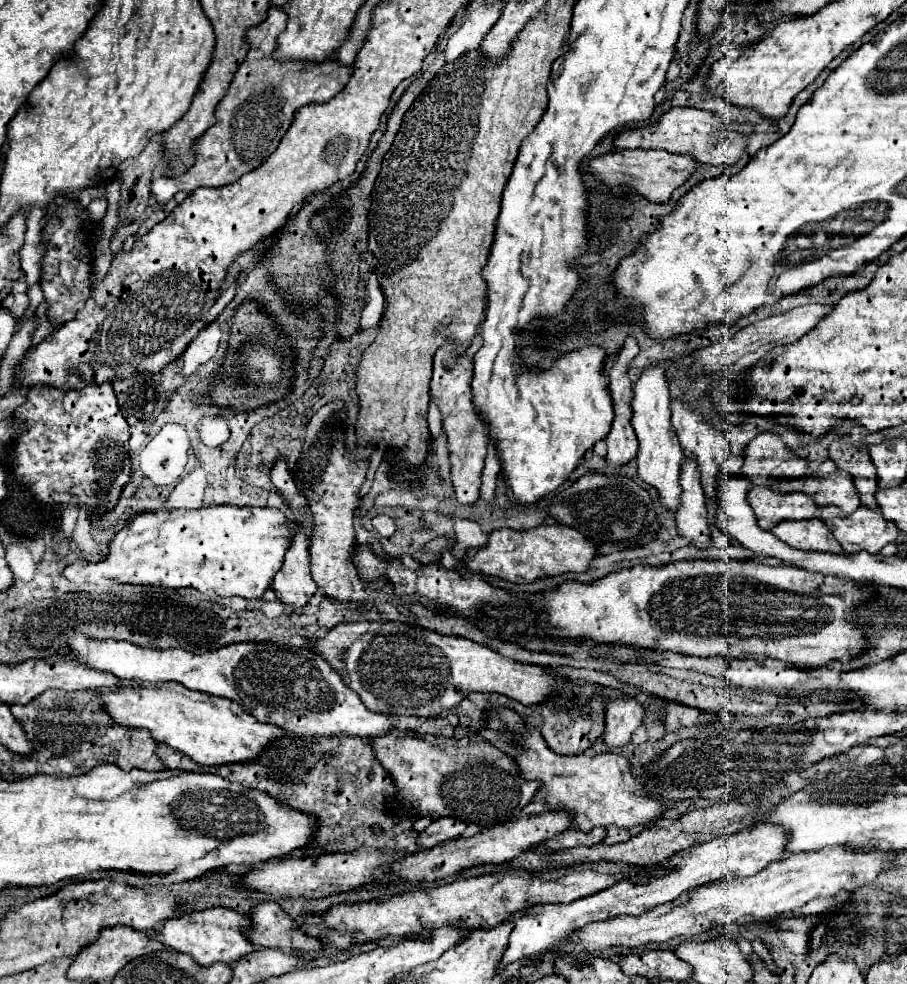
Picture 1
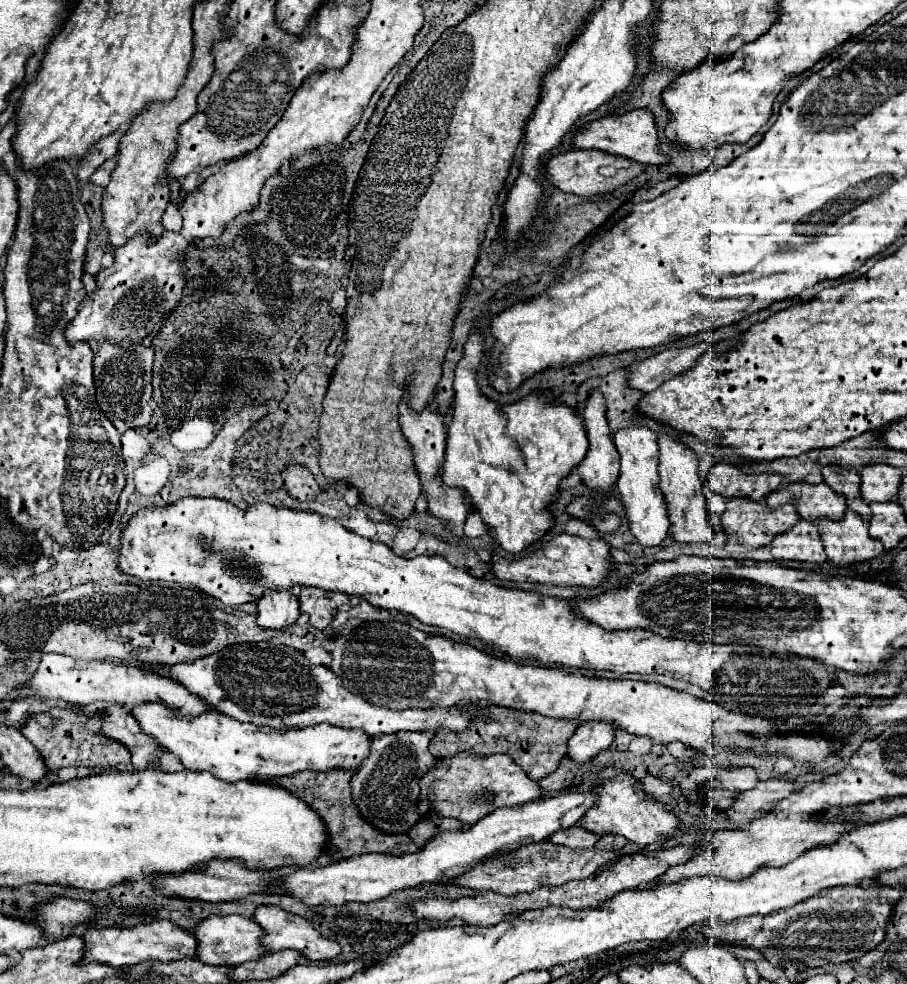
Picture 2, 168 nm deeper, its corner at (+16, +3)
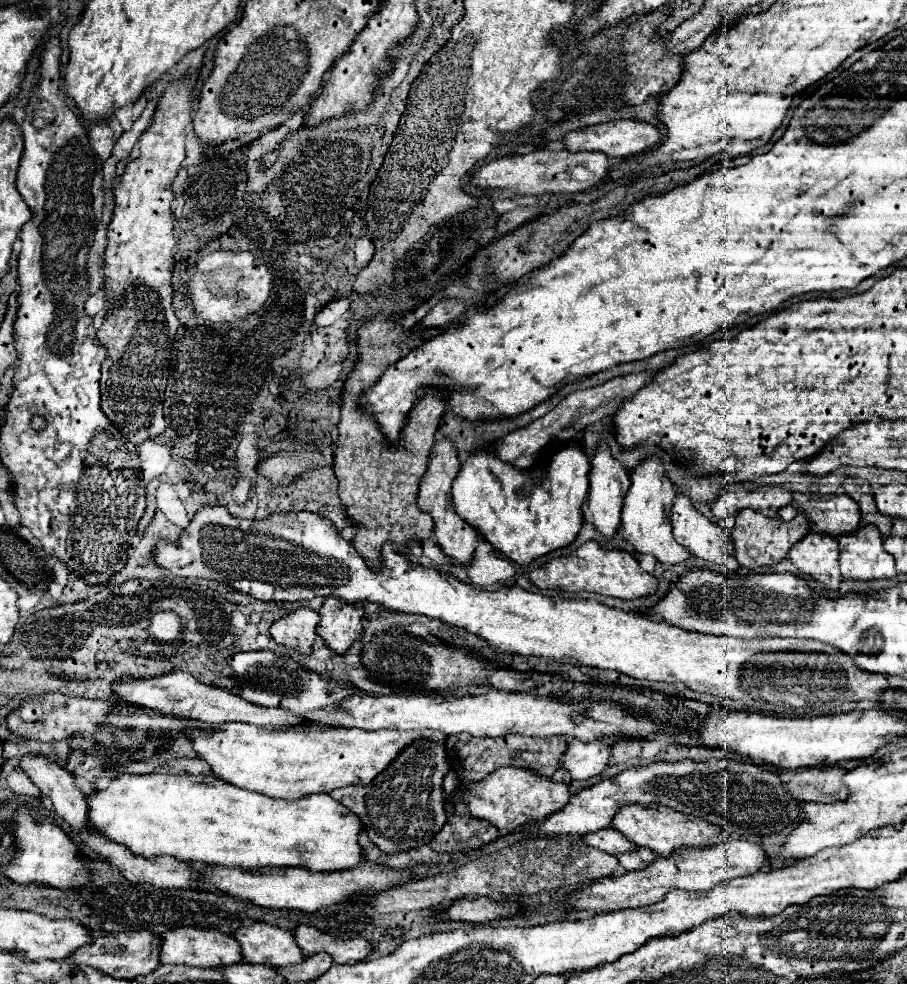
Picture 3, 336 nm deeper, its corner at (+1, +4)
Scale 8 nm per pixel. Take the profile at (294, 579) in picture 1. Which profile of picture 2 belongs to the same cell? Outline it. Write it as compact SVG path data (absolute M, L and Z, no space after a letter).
M276 591L264 593L258 601L258 615L256 623L260 629L282 629L296 623L300 617L300 603L290 591Z

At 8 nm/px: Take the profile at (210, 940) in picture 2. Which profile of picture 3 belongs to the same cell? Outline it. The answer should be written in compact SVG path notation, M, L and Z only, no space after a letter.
M253 922L251 926L235 930L235 940L241 944L243 962L267 964L273 968L297 964L303 960L293 932L275 928L271 924Z

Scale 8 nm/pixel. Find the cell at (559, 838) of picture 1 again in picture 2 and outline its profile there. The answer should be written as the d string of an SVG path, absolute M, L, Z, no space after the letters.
M570 827L570 829L562 829L562 831L554 833L548 841L566 845L572 849L592 849L598 839L600 839L600 835L596 835L596 833L590 833L582 827Z

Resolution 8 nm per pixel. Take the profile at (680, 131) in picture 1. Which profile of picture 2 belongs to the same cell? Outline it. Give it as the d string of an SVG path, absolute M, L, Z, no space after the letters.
M634 109L624 115L608 115L602 119L592 121L588 127L580 129L572 137L572 147L576 149L598 149L610 155L628 157L632 161L640 161L644 165L660 165L666 163L668 157L664 157L658 149L658 135L656 135L656 123L648 109Z

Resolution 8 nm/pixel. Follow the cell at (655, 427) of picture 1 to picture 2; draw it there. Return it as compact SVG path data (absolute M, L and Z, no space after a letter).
M630 427L616 433L614 445L620 453L620 477L616 487L620 491L620 501L624 505L630 533L638 539L640 545L656 547L666 539L670 527L664 495L658 487L658 437L648 427Z

